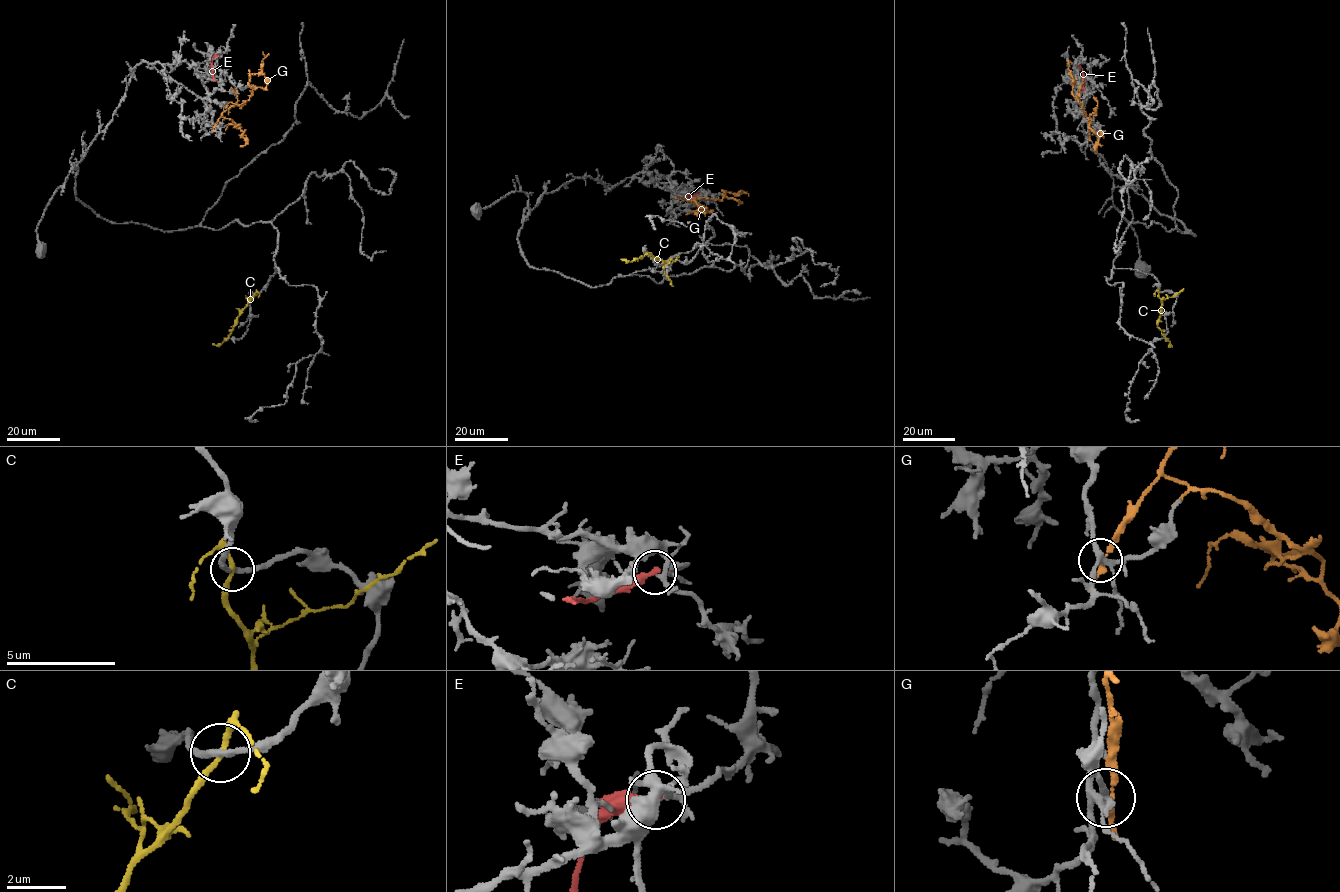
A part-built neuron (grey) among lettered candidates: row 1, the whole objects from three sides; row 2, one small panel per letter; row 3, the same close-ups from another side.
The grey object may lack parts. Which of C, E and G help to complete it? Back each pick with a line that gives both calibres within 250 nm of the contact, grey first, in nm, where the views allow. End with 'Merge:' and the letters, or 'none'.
Merge: none

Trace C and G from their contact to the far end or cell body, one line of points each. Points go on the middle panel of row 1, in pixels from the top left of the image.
C: (674, 261), (658, 260), (648, 252), (631, 261), (621, 259)
G: (678, 198), (720, 200), (725, 194), (723, 191), (738, 195), (745, 193), (743, 191)

